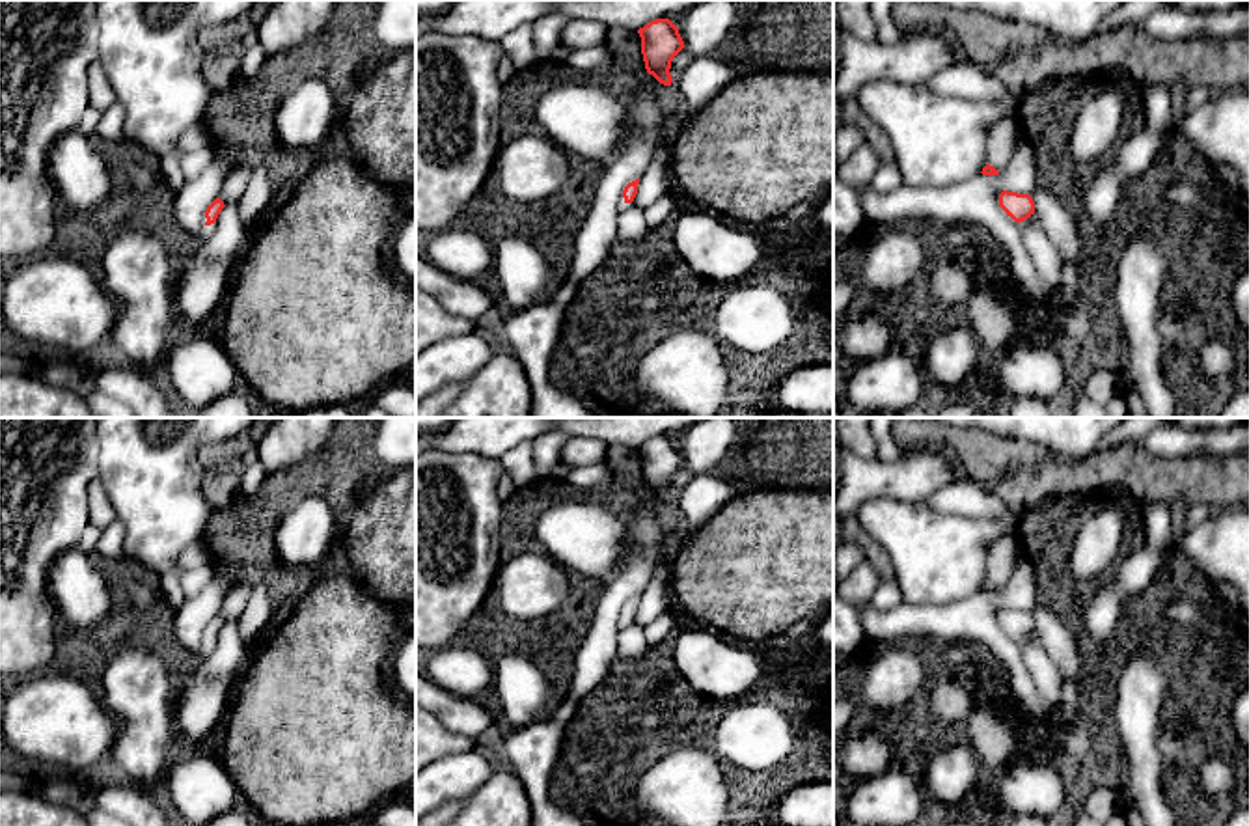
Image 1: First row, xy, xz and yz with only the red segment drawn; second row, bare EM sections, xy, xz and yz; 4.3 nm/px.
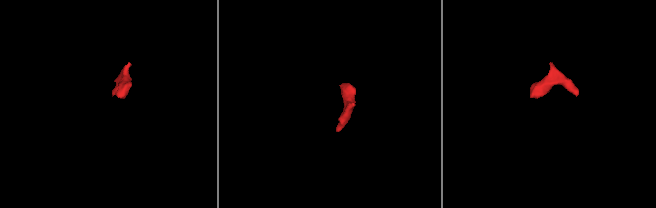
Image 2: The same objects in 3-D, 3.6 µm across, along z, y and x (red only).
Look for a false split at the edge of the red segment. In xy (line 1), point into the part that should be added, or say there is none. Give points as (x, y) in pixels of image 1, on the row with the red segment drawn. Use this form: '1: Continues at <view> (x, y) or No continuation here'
1: Continues at xy (202, 235)

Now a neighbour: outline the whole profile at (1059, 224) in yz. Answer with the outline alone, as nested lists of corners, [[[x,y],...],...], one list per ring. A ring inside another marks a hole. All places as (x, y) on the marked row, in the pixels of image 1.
[[[1040,183],[1031,198],[1035,201],[1035,214],[1044,226],[1050,241],[1057,246],[1064,259],[1070,259],[1076,267],[1079,267],[1085,254],[1072,213],[1068,213],[1064,205]]]

